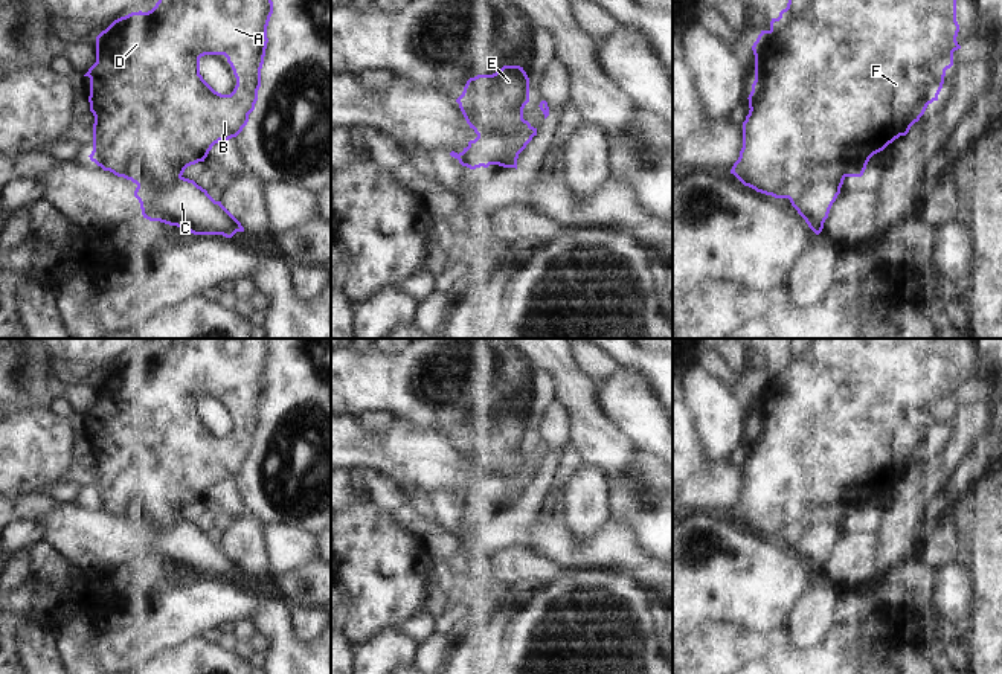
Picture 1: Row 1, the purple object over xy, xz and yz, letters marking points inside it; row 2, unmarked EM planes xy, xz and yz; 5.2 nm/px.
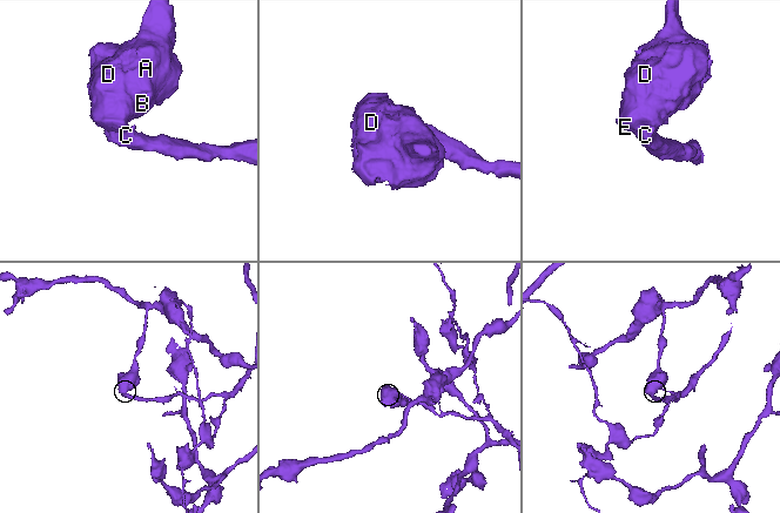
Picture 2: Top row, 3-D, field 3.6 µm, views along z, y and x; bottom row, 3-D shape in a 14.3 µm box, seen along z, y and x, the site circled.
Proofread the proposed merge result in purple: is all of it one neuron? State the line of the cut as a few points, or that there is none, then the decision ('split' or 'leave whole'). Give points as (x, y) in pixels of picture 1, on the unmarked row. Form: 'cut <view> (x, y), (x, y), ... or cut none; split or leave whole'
cut yz (844, 517), (816, 516), (787, 539); split

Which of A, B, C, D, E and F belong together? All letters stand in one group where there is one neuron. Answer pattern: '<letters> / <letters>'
A B D E F / C

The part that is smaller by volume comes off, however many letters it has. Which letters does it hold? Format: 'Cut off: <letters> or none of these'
Cut off: C

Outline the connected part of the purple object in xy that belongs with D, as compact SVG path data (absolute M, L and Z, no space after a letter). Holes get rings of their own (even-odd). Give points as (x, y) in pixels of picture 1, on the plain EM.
M160 339L151 352L114 361L96 378L96 404L84 416L90 419L95 457L90 502L137 528L149 528L180 520L188 508L204 503L215 485L236 479L258 442L271 355L271 339ZM204 396L227 400L236 419L230 436L215 433L200 416Z

